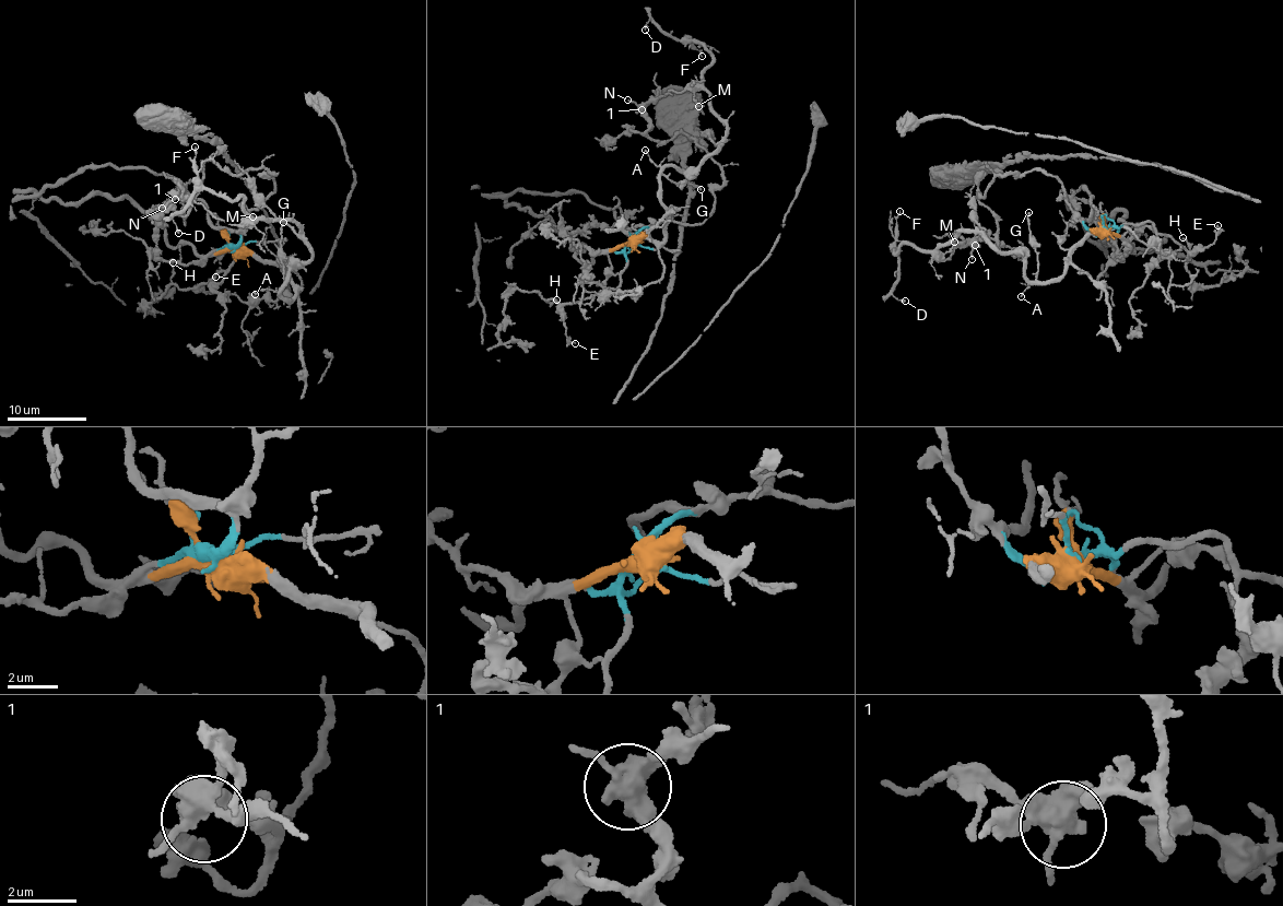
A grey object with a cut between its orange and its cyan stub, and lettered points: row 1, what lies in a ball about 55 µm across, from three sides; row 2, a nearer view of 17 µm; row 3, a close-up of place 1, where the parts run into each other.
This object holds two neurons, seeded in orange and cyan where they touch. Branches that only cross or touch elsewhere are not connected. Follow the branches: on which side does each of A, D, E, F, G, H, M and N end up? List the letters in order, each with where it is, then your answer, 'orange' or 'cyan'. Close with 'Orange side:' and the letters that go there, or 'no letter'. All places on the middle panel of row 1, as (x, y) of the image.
A: (645, 150) | orange
D: (645, 30) | orange
E: (575, 343) | cyan
F: (702, 56) | orange
G: (701, 189) | orange
H: (556, 299) | cyan
M: (698, 106) | orange
N: (627, 99) | cyan
Orange side: A, D, F, G, M

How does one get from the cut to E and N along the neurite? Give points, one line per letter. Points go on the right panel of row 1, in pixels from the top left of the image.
E: (1105, 230), (1151, 223), (1160, 233), (1191, 250), (1211, 245), (1219, 224)
N: (1105, 230), (1090, 228), (1055, 177), (1000, 176), (978, 192), (997, 227), (977, 238), (970, 259)

